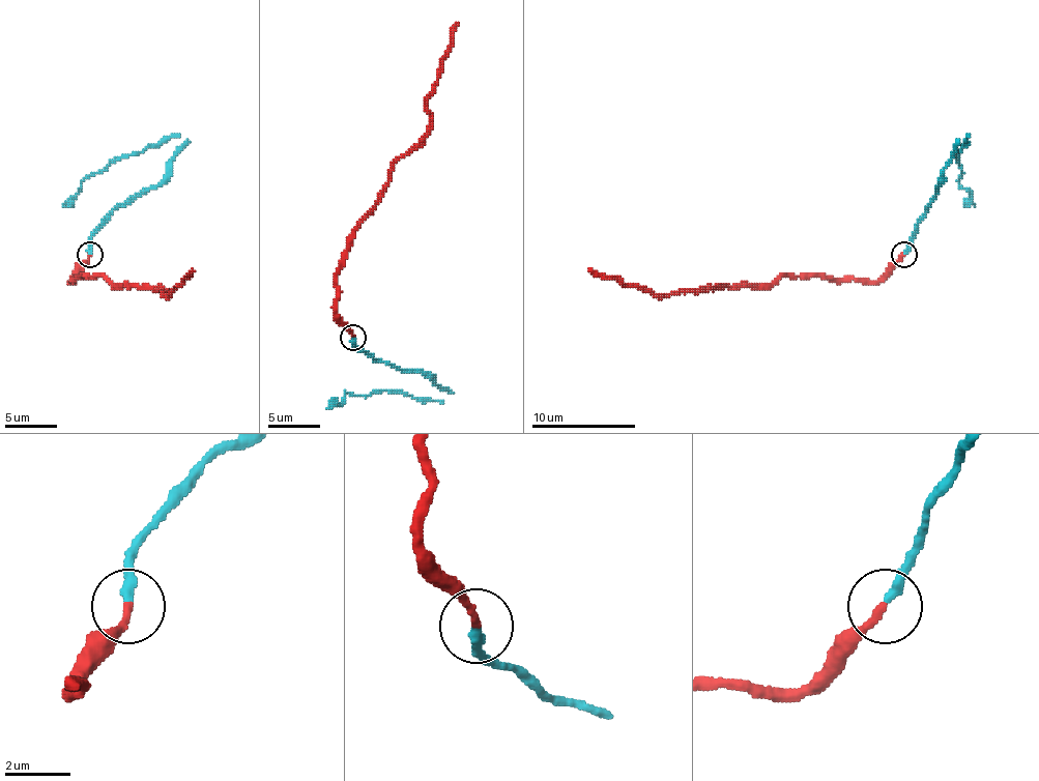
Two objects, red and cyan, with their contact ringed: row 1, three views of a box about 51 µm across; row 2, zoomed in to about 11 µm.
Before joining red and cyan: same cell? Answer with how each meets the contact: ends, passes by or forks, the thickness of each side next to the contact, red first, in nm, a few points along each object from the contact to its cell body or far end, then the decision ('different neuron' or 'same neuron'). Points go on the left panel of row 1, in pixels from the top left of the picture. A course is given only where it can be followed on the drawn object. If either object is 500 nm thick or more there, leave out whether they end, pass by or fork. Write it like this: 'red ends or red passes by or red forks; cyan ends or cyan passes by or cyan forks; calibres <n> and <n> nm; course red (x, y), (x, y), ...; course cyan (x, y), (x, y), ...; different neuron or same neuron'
red ends; cyan ends; calibres 240 and 320 nm; course red (88, 256), (73, 282), (83, 277), (104, 277), (112, 284), (159, 287), (164, 294), (169, 294), (192, 268); course cyan (88, 253), (96, 227), (155, 185), (184, 142), (164, 137), (114, 157), (62, 206); different neuron

